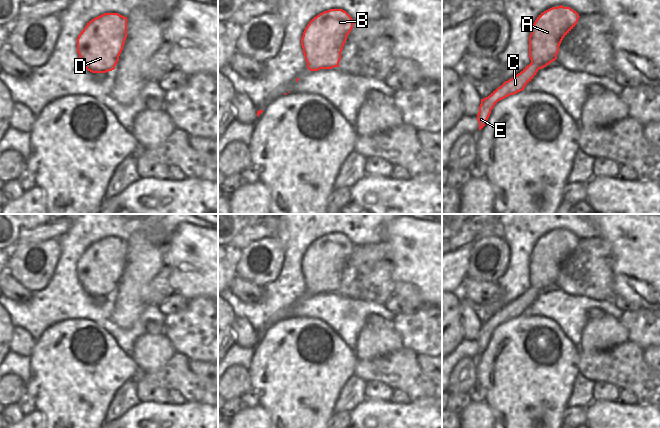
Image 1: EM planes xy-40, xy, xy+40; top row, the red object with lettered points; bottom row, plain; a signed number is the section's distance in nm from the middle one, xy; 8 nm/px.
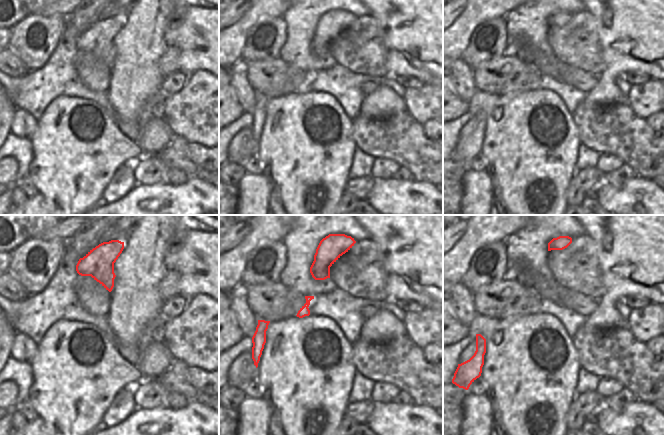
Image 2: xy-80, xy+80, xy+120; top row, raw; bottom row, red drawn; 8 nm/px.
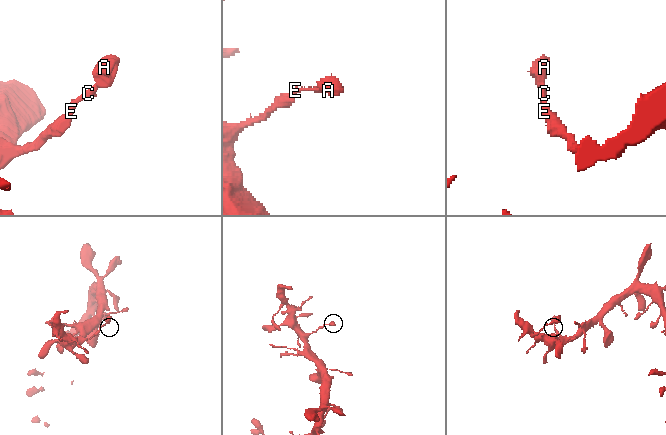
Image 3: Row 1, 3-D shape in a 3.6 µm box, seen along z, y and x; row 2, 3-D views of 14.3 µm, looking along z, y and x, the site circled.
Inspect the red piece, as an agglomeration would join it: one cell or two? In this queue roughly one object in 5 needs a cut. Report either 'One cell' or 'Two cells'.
One cell.

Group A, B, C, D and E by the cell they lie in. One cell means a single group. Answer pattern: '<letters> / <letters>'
A B C D E

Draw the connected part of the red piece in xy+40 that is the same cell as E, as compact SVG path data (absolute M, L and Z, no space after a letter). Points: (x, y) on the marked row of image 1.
M552 7L541 13L535 20L529 36L529 58L531 63L520 73L505 81L488 97L481 99L477 120L481 130L495 104L520 91L542 69L557 59L563 38L575 27L579 14L570 7Z

